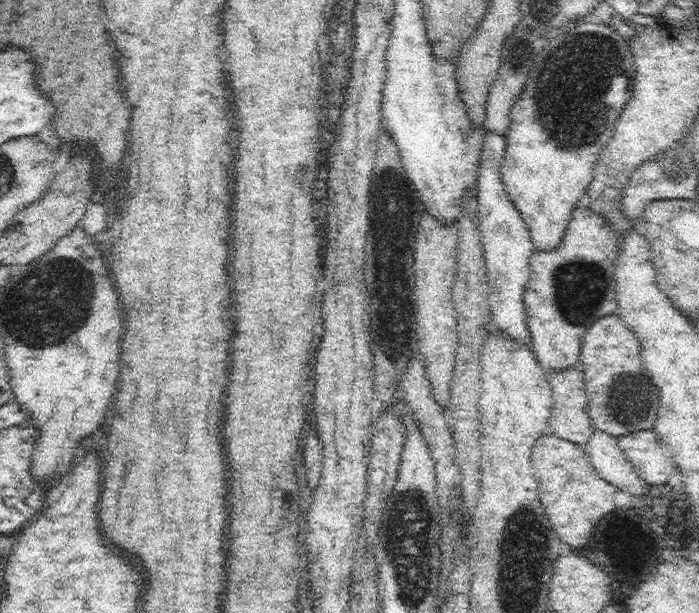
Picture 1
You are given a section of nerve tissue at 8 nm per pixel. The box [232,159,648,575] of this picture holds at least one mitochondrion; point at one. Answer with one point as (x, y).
(579, 289)

